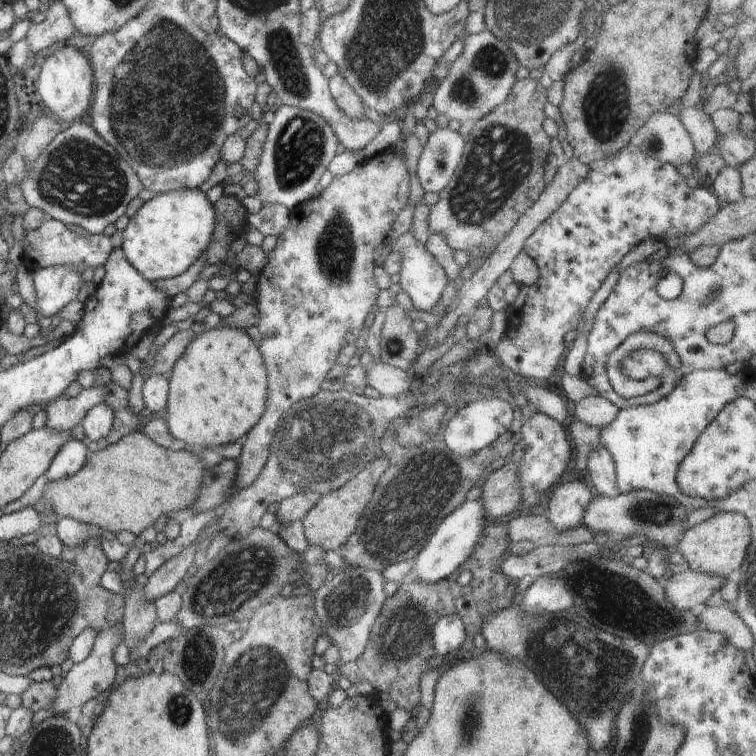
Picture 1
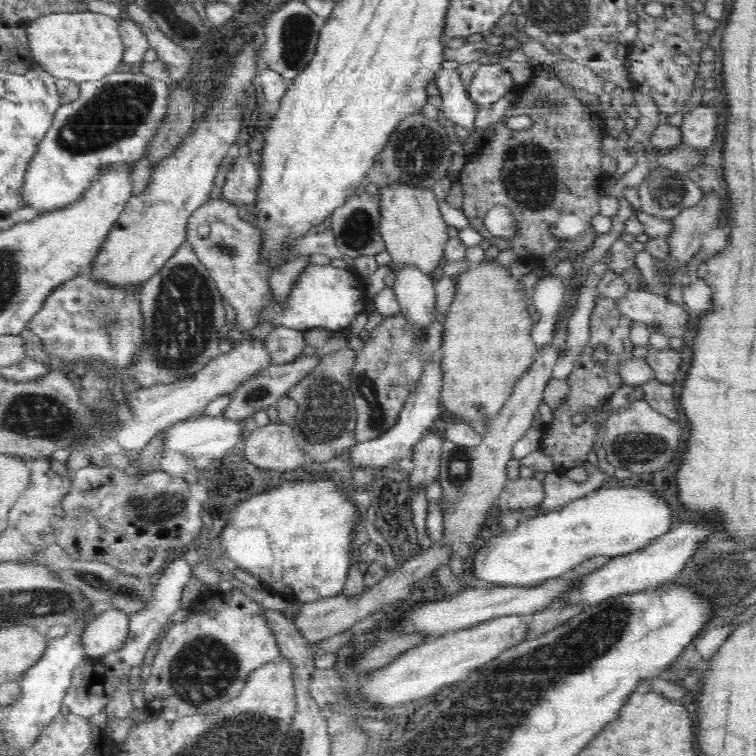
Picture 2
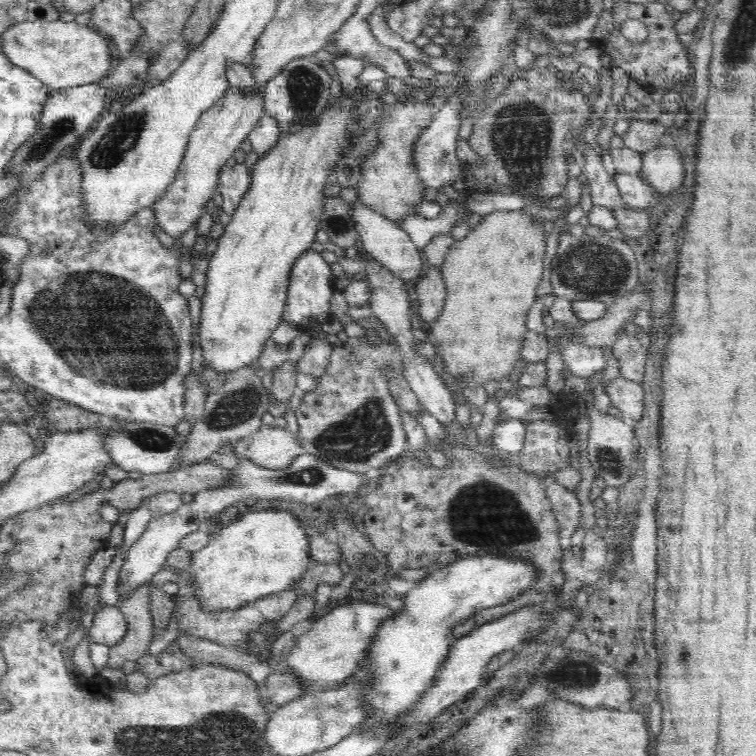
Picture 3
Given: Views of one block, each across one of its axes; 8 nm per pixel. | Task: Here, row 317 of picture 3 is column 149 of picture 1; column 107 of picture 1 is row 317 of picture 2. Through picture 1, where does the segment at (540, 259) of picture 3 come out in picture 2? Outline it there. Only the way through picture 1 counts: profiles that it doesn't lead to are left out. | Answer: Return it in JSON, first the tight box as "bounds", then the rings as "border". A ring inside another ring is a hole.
{"bounds":[439,260,538,424],"border":[[[483,260],[478,267],[471,266],[456,281],[456,295],[443,322],[439,351],[443,373],[440,402],[457,418],[488,424],[508,402],[514,384],[524,377],[535,360],[538,346],[531,337],[533,322],[526,305],[526,290],[521,279],[512,278],[510,268],[499,266],[496,260]]]}

